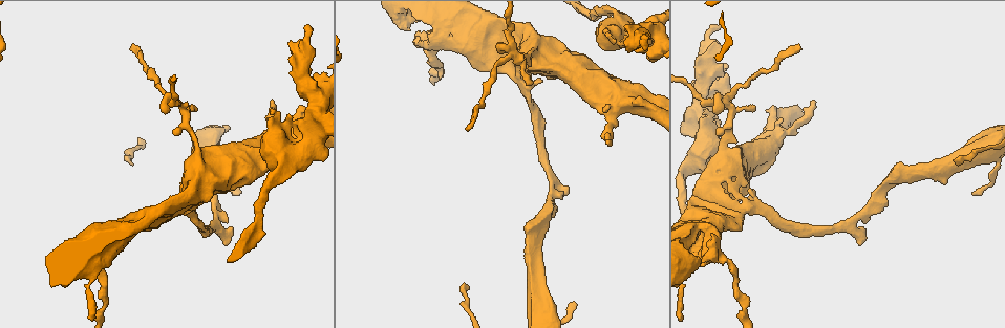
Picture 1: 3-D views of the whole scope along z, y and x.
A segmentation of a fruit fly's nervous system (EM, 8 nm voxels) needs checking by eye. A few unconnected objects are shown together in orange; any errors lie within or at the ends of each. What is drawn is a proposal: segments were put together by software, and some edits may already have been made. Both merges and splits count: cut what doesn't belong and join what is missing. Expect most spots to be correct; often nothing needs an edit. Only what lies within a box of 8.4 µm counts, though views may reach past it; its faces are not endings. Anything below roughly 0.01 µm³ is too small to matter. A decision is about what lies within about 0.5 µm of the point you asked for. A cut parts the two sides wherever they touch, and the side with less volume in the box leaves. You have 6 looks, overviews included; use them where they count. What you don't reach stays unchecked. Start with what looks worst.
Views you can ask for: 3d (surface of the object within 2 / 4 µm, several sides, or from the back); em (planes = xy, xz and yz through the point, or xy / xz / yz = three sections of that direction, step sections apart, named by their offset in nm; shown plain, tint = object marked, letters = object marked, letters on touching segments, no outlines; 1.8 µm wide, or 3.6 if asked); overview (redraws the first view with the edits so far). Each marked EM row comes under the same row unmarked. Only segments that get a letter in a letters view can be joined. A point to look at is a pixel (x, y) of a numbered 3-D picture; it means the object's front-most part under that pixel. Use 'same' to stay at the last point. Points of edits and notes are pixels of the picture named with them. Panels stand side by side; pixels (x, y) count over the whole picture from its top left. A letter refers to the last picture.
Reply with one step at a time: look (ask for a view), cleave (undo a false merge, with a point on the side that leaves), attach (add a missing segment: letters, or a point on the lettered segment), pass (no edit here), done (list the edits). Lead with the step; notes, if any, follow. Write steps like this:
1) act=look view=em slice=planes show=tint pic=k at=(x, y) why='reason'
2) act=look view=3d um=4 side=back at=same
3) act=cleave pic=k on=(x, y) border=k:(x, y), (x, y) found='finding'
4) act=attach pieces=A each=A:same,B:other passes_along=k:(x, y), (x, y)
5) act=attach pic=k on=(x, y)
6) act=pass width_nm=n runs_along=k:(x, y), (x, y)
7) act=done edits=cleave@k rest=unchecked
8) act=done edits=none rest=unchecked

act=look view=em slice=yz step=16 show=tint pic=1 at=(180, 102) why='sharp bend'

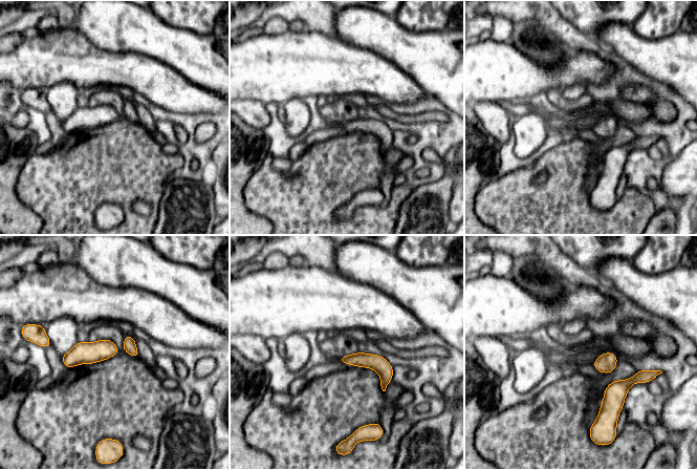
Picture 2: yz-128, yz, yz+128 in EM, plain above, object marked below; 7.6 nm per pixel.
act=look view=em slice=planes show=tint at=same

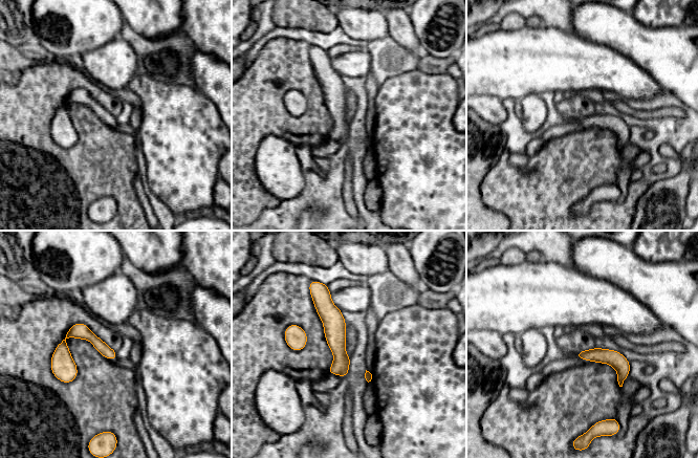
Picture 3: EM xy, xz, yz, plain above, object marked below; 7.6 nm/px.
act=look view=em slice=planes show=letters at=same why='what lies round it'

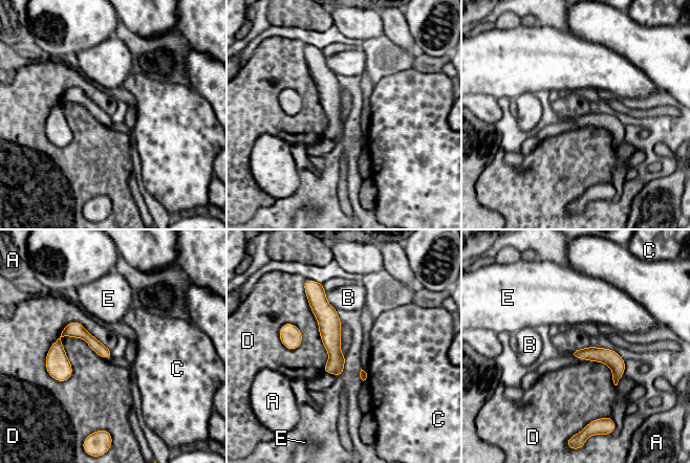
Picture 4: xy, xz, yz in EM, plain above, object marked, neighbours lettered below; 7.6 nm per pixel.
act=pass longest_contact=D:500nm each=A:other,B:other,C:other,D:other,E:other border=4:(107, 359), (60, 336), (44, 366) found='continuous, no second neuron'

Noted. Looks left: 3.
act=look view=em slice=planes show=letters pic=1 at=(708, 110) why='branch stops here'

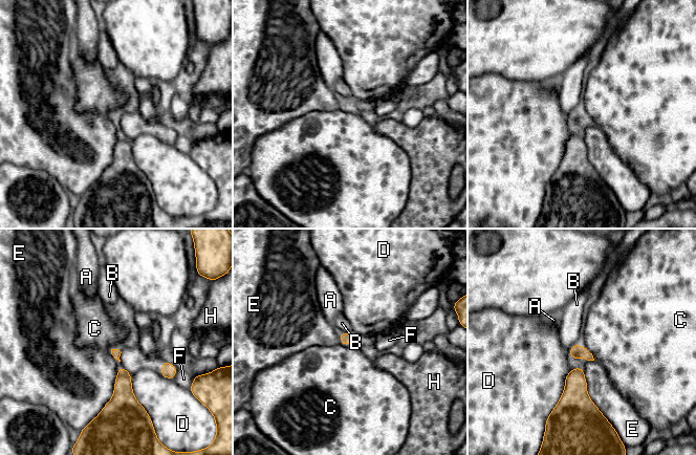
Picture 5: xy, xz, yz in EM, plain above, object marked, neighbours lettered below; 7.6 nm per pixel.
act=pass each=A:other,B:other,C:other,D:other,E:other,F:other,H:other found='no lettered segment goes on from it'

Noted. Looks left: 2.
act=look view=3d um=4 pic=1 at=(208, 180) why='touches itself'

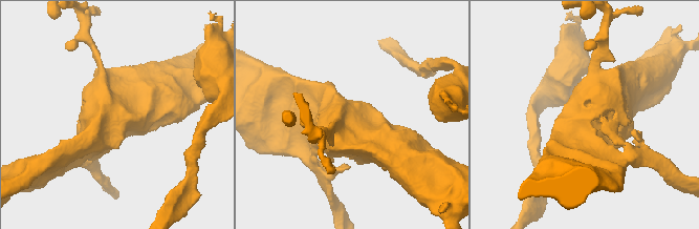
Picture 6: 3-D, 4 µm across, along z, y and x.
act=look view=em um=3.6 slice=planes show=letters pic=6 at=(601, 116) why='shape alone is not enough'

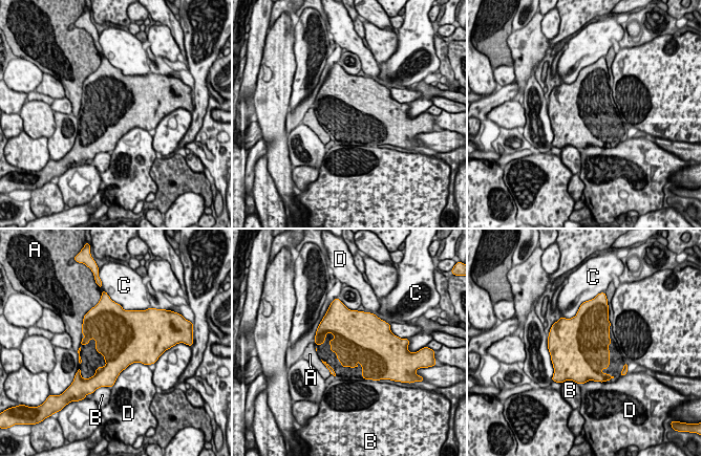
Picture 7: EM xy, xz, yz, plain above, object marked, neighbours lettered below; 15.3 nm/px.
act=pass each=A:other,B:other,C:other,D:other border=7:(146, 364), (129, 364), (114, 382) found='continuous, no second neuron'

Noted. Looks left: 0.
act=done edits=none rest=unchecked

